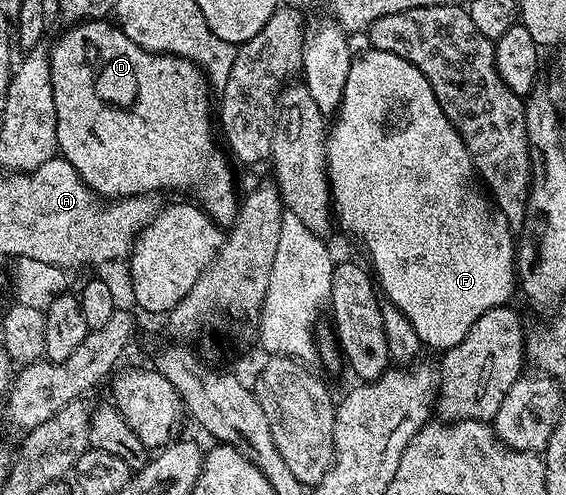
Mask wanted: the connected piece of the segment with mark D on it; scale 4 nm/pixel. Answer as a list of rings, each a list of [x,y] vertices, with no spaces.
[[[106,19],[75,22],[68,28],[71,29],[55,45],[50,45],[49,48],[51,81],[53,82],[53,106],[57,106],[58,155],[74,166],[77,174],[81,174],[83,181],[98,196],[109,200],[119,200],[122,196],[159,194],[162,188],[180,188],[181,191],[192,192],[196,196],[194,199],[197,201],[198,207],[207,213],[214,224],[230,226],[239,212],[241,200],[238,195],[235,197],[235,176],[231,173],[232,161],[222,147],[219,149],[215,145],[215,136],[211,133],[211,124],[213,128],[213,100],[211,104],[211,94],[213,92],[209,87],[207,77],[204,75],[204,70],[185,57],[168,55],[165,52],[150,52],[148,49],[142,48],[116,27],[114,23],[108,22]]]

